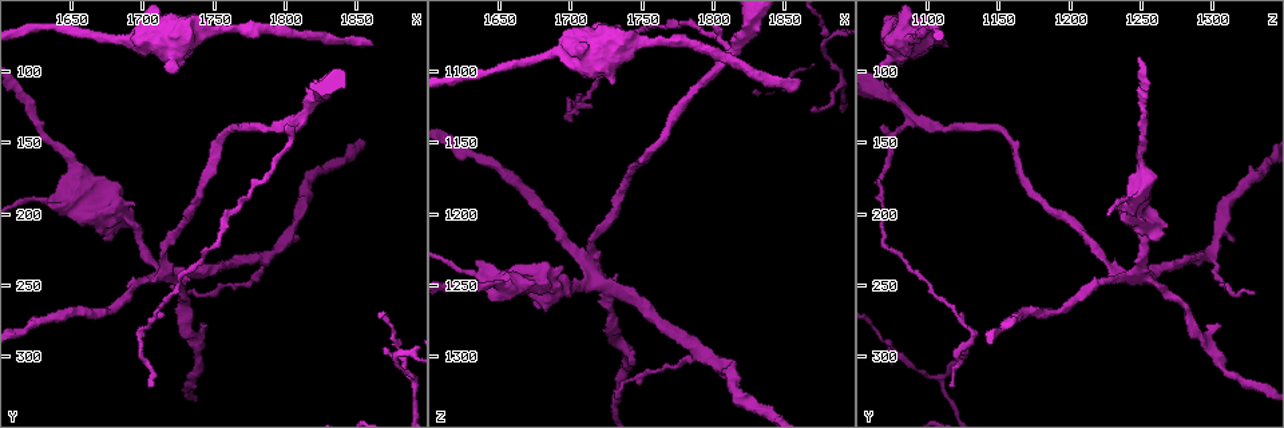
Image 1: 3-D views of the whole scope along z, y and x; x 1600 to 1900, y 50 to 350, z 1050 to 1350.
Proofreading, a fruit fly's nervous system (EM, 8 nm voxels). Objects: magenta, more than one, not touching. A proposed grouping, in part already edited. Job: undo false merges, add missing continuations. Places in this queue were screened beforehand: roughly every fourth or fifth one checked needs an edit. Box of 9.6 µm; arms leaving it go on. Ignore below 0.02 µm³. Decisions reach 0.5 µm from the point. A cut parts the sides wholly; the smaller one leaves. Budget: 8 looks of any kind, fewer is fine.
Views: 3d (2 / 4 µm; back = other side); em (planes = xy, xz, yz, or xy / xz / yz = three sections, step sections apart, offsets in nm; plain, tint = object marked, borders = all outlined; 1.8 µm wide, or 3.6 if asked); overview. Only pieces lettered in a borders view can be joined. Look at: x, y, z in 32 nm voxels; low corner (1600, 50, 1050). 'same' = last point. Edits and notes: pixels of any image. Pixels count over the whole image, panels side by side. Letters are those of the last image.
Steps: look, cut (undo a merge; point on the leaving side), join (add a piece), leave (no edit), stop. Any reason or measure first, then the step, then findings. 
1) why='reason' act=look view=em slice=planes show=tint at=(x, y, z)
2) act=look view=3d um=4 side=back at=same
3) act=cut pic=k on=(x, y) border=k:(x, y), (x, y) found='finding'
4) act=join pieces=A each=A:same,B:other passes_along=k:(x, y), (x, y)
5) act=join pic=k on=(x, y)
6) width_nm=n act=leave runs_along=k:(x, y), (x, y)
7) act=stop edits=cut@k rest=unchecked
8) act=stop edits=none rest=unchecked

why='branch stops here' act=look view=em slice=planes show=borders at=(1862, 78, 1110)

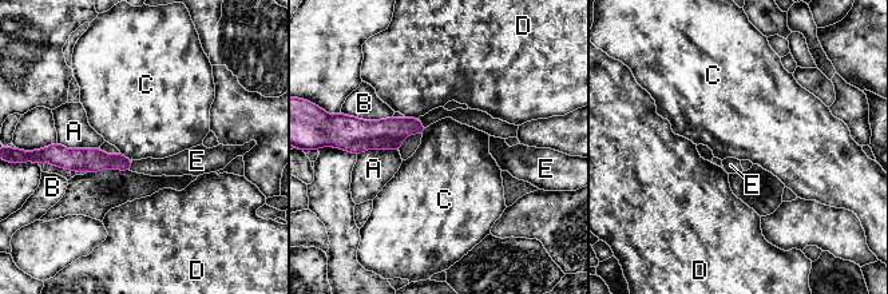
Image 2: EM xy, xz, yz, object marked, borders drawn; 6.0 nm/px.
act=join pieces=E each=A:other,B:other,C:other,D:other,E:same passes_along=2:(92, 159), (131, 166), (173, 166) found='it goes on there'

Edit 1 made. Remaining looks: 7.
why='abrupt turn' act=look view=em slice=xy step=4 show=borders at=(1884, 296, 1074)

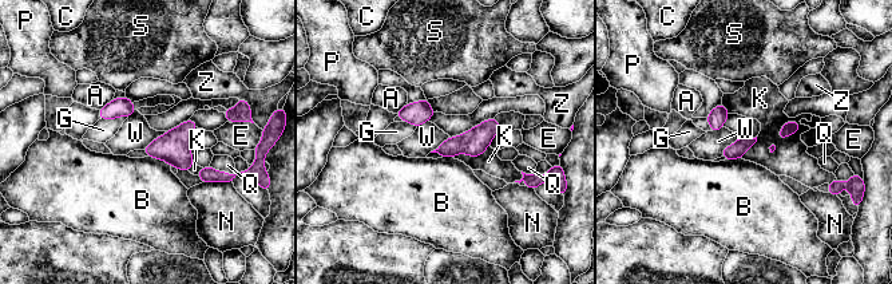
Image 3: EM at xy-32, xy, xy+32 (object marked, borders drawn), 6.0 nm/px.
act=look view=em slice=planes show=borders at=same

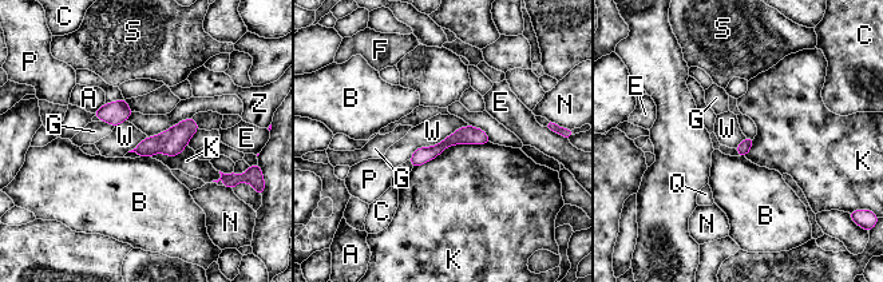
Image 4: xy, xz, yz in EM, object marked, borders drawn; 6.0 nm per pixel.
act=leave each=A:other,B:other,C:other,E:other,F:other,G:other,K:other,N:other,P:other,Q:other,S:other,W:other,Z:other border=4:(468, 124), (408, 159) found='continuous, no second cell'

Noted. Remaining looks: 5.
why='sharp bend' act=look view=em slice=planes show=borders at=(1718, 242, 1246)

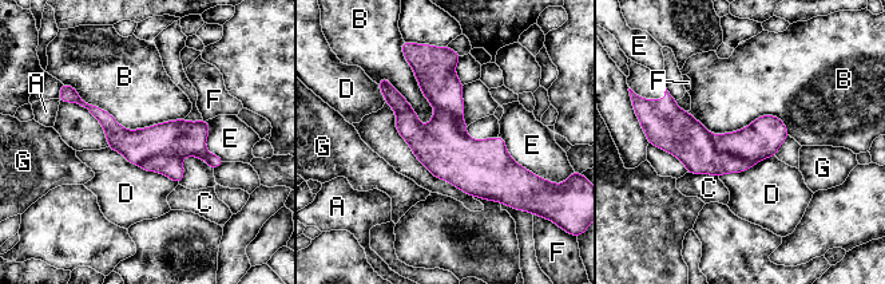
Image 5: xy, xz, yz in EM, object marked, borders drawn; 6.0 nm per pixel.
width_nm=240 act=cut pic=5 on=(690, 141) each=A:other,B:other,C:other,D:other,E:other,F:other,G:other found='two cells meet here'

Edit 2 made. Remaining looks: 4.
act=stop edits=join@2,cut@5 rest=unchecked

